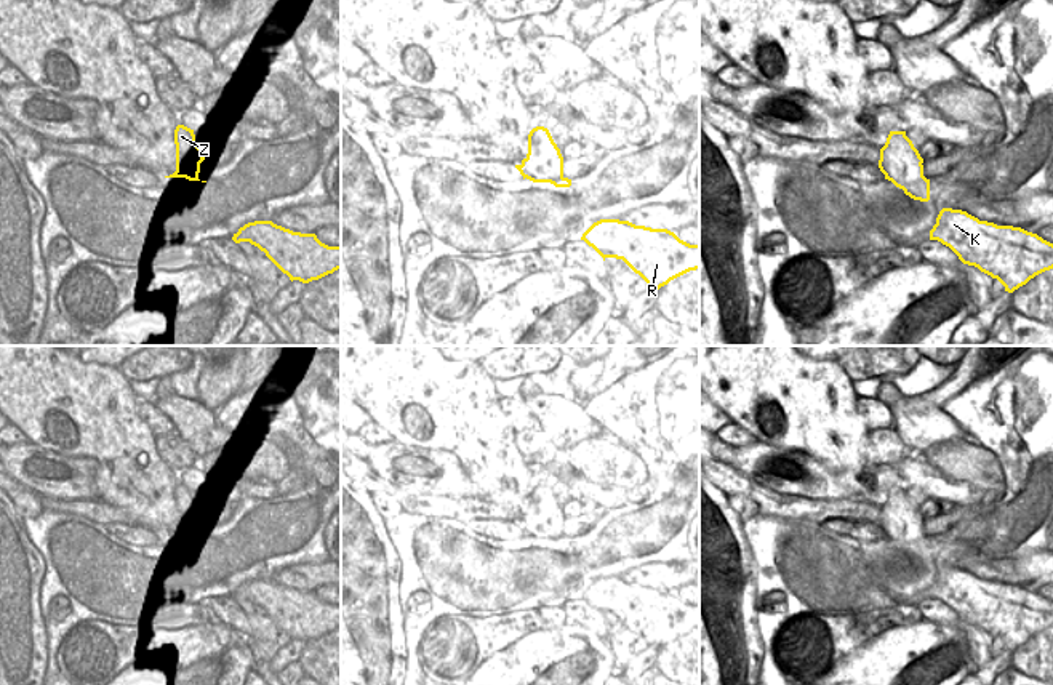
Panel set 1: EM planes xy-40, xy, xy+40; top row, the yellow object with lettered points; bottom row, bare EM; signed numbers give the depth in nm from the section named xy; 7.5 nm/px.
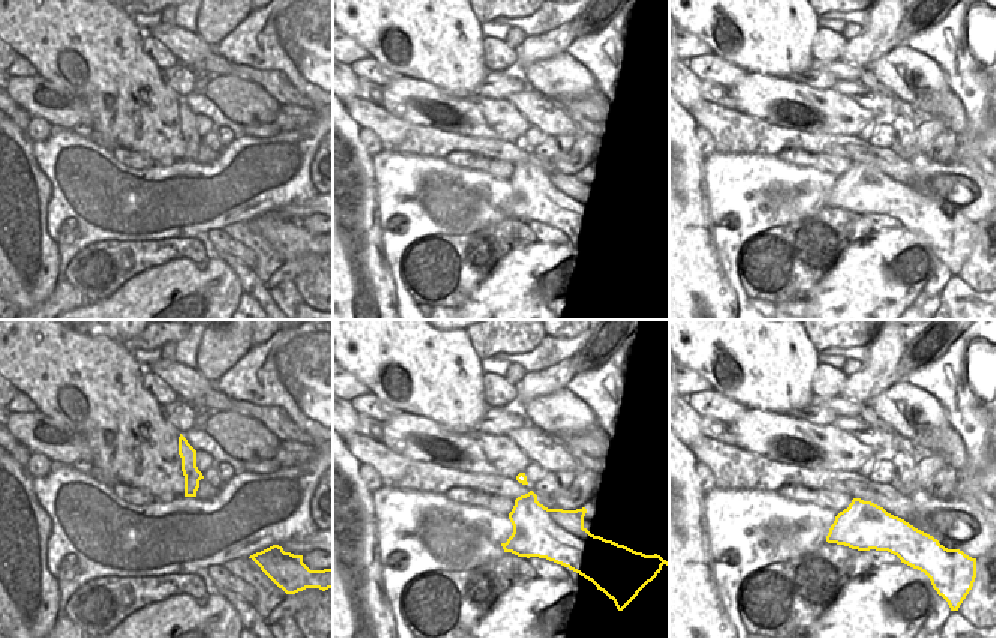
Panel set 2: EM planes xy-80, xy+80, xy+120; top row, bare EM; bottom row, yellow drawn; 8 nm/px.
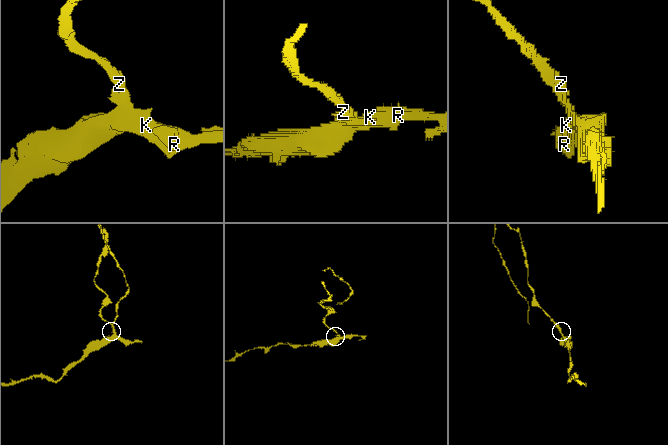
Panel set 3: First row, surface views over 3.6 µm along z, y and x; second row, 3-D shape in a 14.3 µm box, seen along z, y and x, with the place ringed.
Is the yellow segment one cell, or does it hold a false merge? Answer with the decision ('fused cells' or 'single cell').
fused cells

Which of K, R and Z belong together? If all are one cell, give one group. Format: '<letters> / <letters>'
K R / Z

